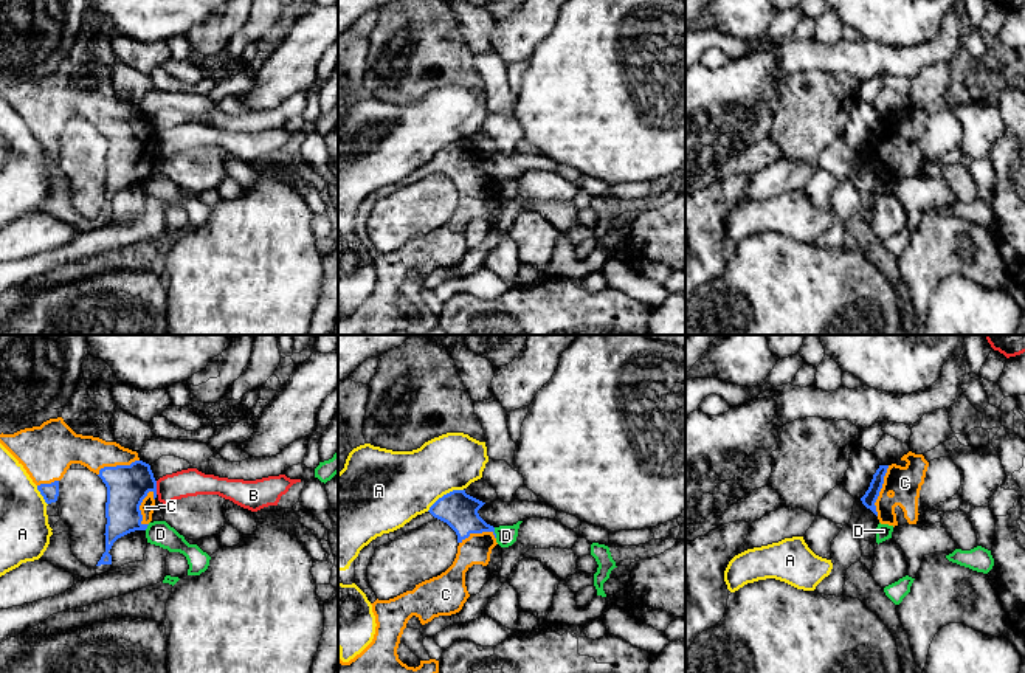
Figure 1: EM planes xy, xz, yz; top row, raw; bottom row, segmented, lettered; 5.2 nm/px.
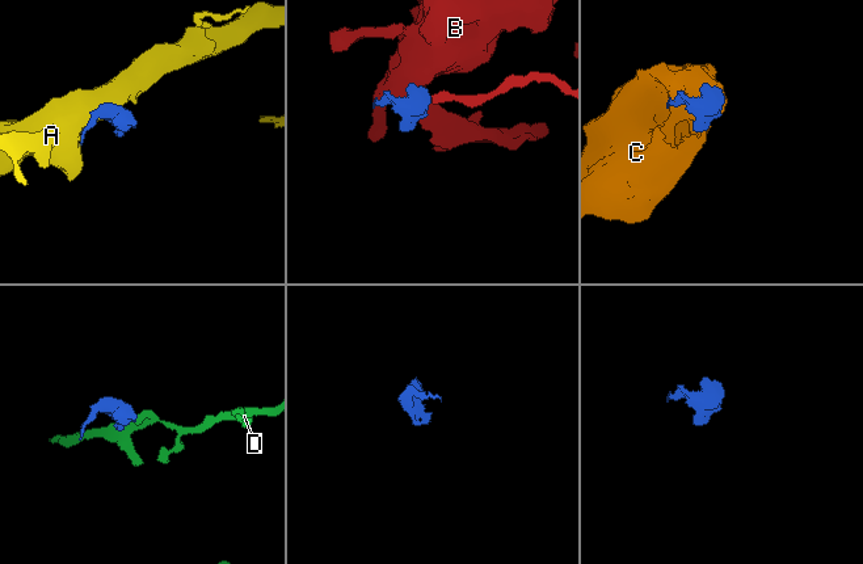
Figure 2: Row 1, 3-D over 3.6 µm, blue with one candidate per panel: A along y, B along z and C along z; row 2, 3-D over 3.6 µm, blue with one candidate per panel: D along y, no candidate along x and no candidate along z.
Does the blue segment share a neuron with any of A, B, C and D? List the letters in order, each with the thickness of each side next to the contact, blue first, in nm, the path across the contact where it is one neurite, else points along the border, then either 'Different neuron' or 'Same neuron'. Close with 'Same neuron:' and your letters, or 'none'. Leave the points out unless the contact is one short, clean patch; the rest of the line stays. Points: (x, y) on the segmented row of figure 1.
A: Thickness 190 nm (blue) against 360 nm. Different neuron
B: Thickness 220 nm (blue) against 140 nm. Boundary: xy (155, 481), (157, 493). Different neuron
C: Thickness 220 nm (blue) against 70 nm. Same neuron
D: Thickness 190 nm (blue) against 110 nm. Boundary: xz (493, 528), (496, 537). Different neuron
Same neuron: C

